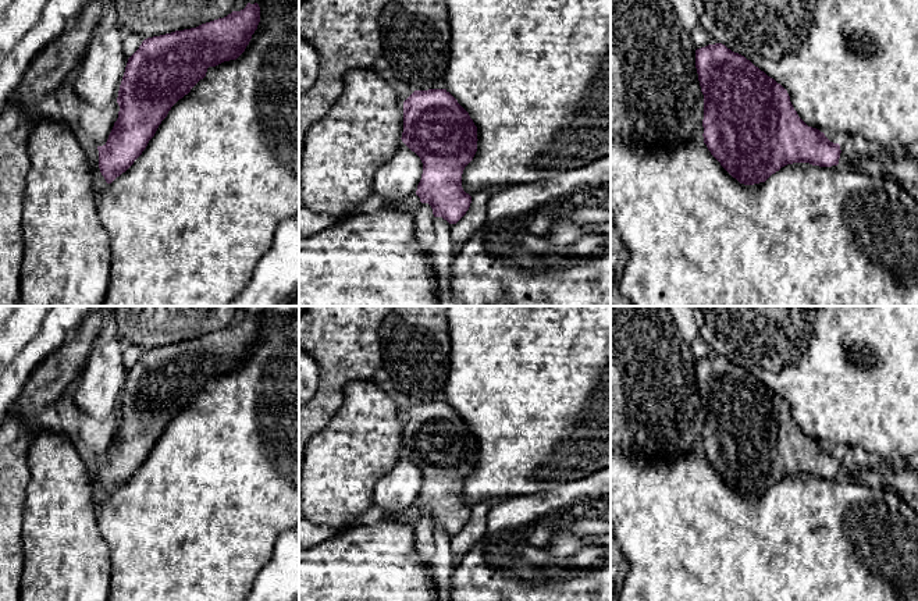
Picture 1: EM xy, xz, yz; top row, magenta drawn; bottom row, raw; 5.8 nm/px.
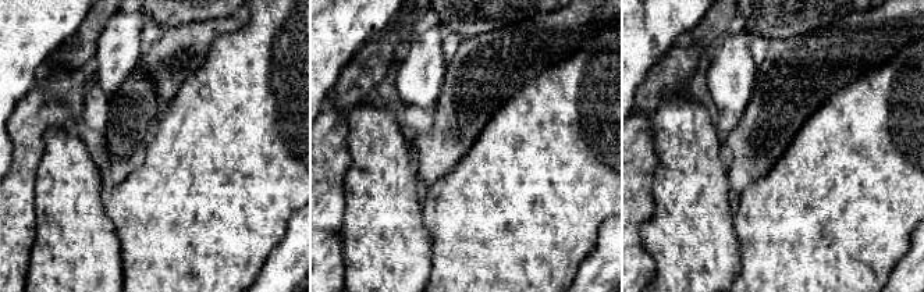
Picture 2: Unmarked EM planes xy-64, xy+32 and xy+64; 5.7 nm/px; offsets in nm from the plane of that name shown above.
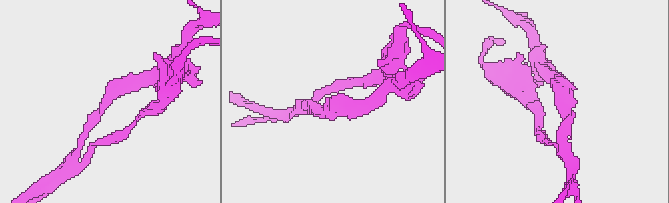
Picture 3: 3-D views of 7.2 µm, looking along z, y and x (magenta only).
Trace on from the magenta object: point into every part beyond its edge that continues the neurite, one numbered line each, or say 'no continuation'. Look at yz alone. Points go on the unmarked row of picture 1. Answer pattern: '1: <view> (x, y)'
no continuation

